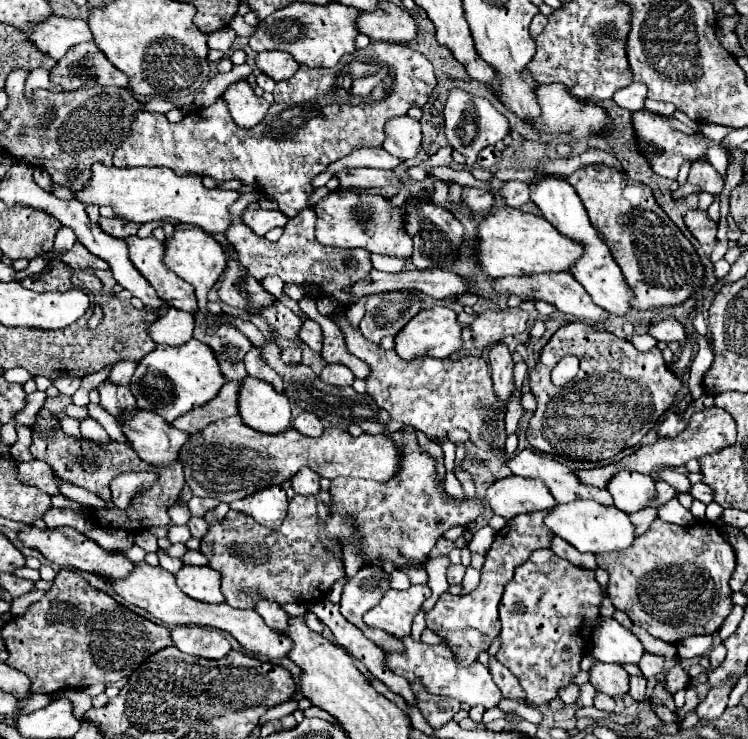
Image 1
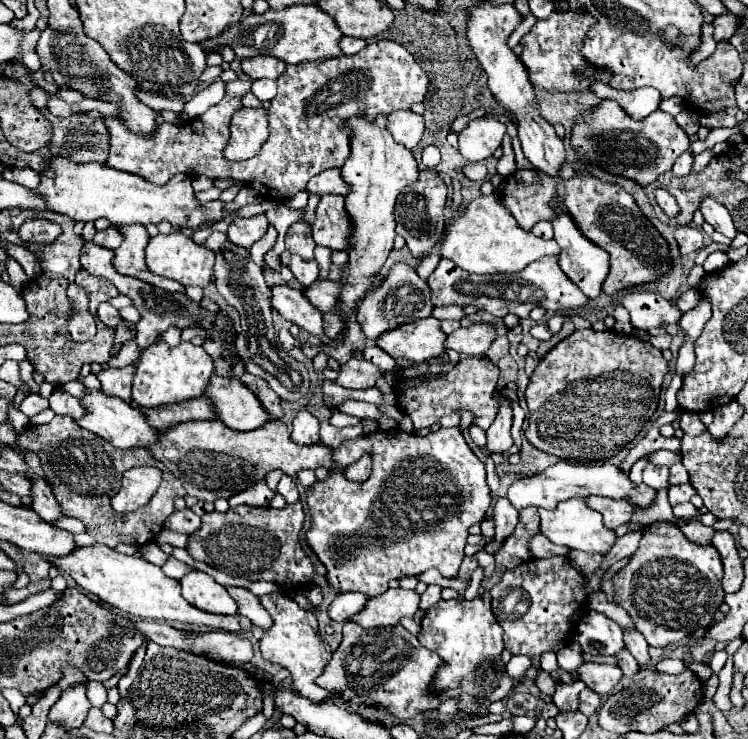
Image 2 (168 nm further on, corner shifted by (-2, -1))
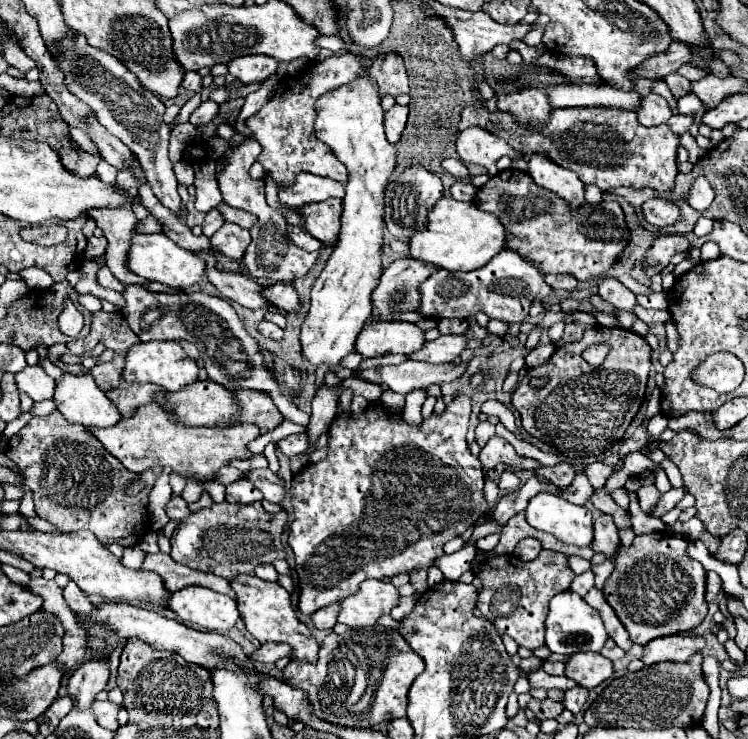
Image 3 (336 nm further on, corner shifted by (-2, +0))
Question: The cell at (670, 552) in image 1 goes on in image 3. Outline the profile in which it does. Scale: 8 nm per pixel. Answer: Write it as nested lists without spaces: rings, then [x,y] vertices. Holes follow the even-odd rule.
[[[652,532],[636,536],[630,548],[620,548],[620,554],[616,558],[616,568],[612,576],[604,584],[604,596],[608,604],[614,608],[622,624],[628,628],[632,642],[646,644],[660,636],[672,636],[682,634],[692,628],[696,628],[708,614],[708,602],[706,602],[706,570],[700,562],[692,560],[686,552],[688,540],[670,536],[668,532]]]

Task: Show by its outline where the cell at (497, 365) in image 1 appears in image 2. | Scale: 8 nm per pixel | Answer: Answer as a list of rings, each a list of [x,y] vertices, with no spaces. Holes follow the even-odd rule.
[[[496,391],[496,399],[500,401],[500,411],[498,411],[494,423],[490,425],[490,429],[486,431],[486,437],[488,437],[486,449],[490,453],[508,453],[508,449],[512,447],[512,437],[510,437],[510,427],[512,427],[510,399],[504,399],[502,395],[498,395],[498,391]]]

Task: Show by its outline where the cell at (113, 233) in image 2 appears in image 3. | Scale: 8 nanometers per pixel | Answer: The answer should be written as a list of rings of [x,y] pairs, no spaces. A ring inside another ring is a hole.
[[[104,236],[88,238],[88,246],[84,252],[86,256],[104,256],[104,252],[106,252],[106,238]]]

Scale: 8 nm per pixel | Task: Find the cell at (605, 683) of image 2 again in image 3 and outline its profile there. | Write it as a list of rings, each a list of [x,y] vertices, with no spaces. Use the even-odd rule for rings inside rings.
[[[578,652],[566,662],[566,676],[576,680],[576,684],[592,690],[614,676],[614,666],[600,654]]]

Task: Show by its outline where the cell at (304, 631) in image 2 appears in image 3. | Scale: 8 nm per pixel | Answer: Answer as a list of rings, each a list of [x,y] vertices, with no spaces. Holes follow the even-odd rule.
[[[238,576],[236,580],[232,580],[232,588],[236,590],[236,602],[244,618],[244,624],[260,644],[282,642],[292,648],[292,654],[290,654],[292,660],[306,660],[312,664],[314,660],[318,660],[320,644],[316,642],[316,638],[308,636],[308,626],[298,620],[298,612],[292,606],[292,596],[288,590],[284,590],[280,584],[260,580],[258,576]]]

